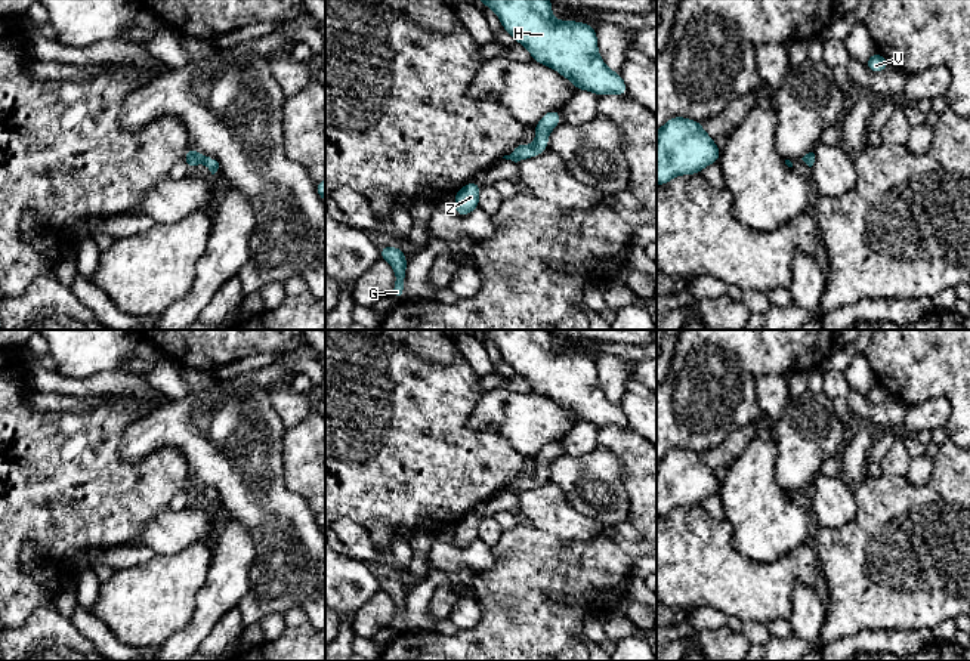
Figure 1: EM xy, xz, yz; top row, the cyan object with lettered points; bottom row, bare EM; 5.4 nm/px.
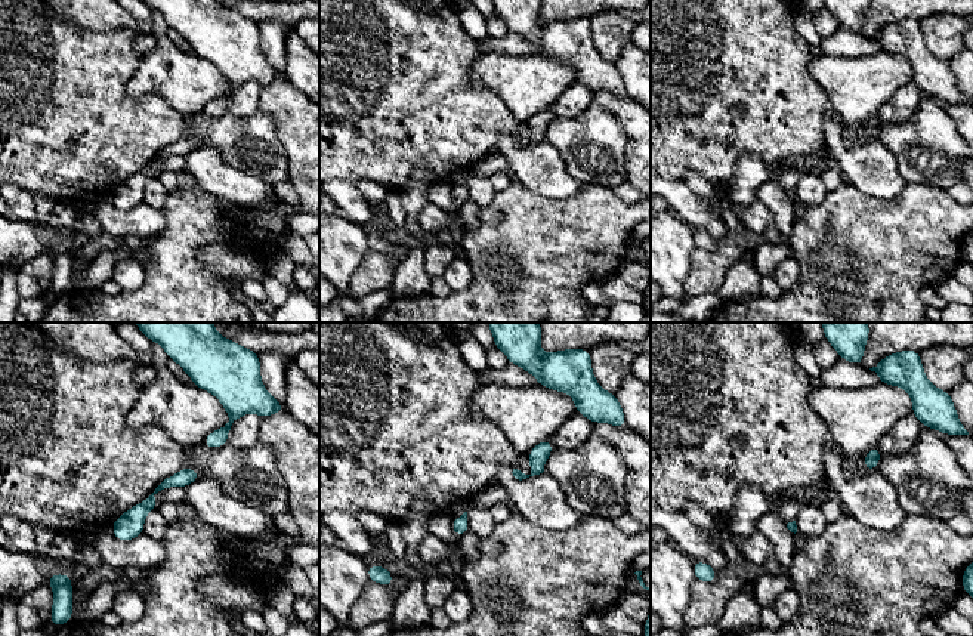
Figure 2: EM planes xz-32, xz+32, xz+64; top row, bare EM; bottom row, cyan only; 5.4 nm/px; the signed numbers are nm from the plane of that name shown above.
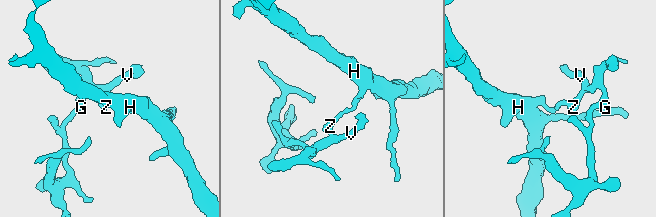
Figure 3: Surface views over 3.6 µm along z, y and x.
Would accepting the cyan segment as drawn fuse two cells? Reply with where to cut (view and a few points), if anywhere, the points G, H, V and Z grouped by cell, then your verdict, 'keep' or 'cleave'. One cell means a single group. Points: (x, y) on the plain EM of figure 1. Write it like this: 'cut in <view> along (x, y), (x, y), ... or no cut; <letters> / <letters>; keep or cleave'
no cut; G H V Z; keep

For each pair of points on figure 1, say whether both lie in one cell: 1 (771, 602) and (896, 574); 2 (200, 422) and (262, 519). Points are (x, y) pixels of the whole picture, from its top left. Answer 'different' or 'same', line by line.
1: different
2: same

